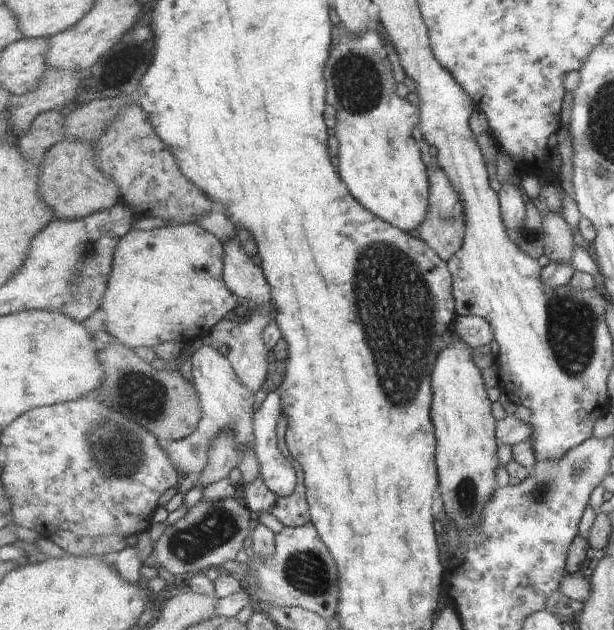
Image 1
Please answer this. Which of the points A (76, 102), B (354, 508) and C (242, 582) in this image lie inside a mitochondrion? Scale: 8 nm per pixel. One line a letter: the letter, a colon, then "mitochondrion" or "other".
A: other
B: other
C: other

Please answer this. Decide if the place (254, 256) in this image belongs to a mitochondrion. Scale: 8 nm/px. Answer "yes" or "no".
no

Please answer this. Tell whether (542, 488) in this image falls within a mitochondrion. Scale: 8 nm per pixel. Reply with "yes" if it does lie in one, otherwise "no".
yes

